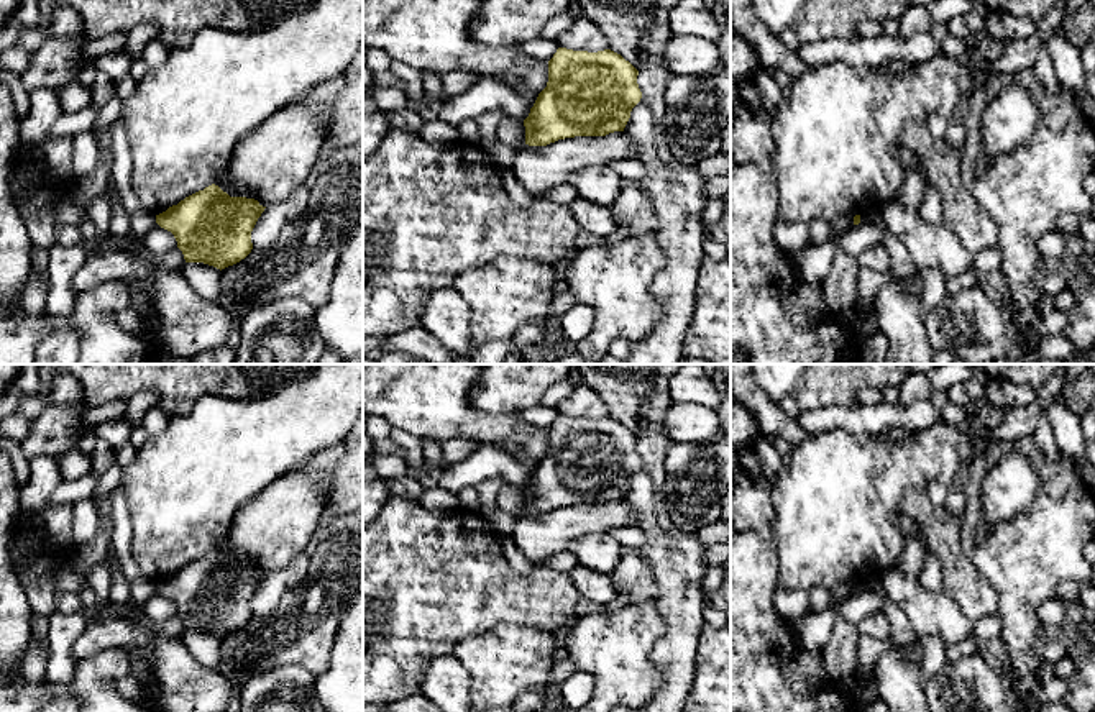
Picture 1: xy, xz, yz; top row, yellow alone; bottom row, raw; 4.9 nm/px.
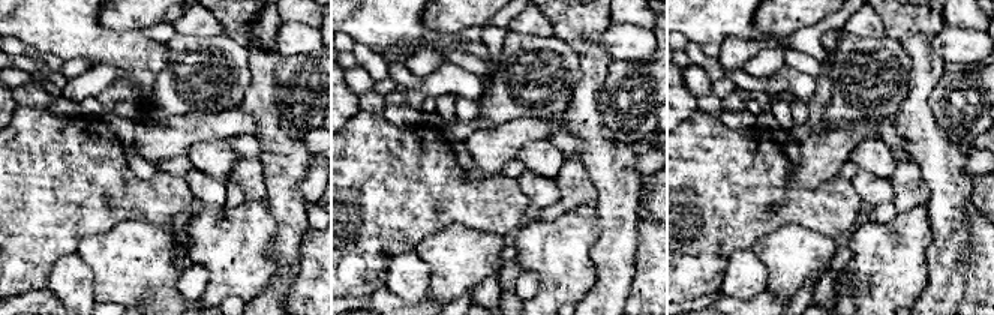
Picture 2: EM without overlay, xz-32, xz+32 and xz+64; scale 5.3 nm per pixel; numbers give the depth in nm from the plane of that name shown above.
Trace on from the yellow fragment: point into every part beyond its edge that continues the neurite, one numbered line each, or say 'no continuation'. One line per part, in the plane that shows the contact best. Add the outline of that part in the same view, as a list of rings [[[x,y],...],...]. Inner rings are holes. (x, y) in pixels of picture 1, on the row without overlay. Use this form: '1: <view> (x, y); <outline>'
no continuation

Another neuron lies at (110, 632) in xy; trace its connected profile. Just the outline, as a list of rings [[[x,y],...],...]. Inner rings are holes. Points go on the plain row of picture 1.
[[[103,617],[84,630],[72,646],[74,661],[89,658],[100,650],[121,648],[153,666],[153,643],[163,635],[151,632],[144,618],[126,620],[121,617]]]

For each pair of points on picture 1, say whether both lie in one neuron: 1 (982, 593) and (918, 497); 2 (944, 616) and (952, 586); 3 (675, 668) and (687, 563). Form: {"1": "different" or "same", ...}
{"1": "same", "2": "different", "3": "same"}

